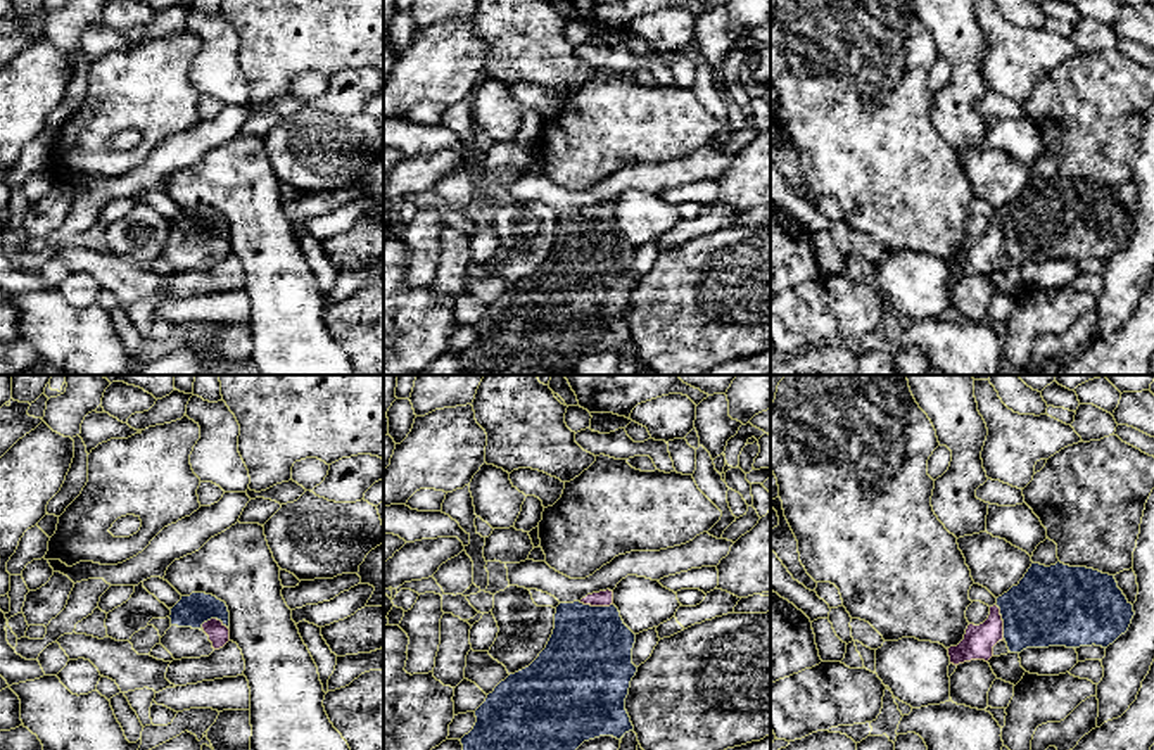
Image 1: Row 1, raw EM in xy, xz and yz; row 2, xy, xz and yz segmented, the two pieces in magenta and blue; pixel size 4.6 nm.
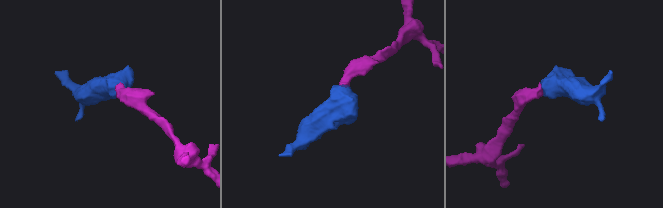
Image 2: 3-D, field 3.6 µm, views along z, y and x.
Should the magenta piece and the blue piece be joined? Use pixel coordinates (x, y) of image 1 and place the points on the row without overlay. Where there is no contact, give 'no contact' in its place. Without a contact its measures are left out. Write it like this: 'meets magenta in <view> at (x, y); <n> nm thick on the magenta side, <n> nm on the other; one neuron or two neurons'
meets magenta in xy at (215, 232); 100 nm thick on the magenta side, 150 nm on the other; one neuron

